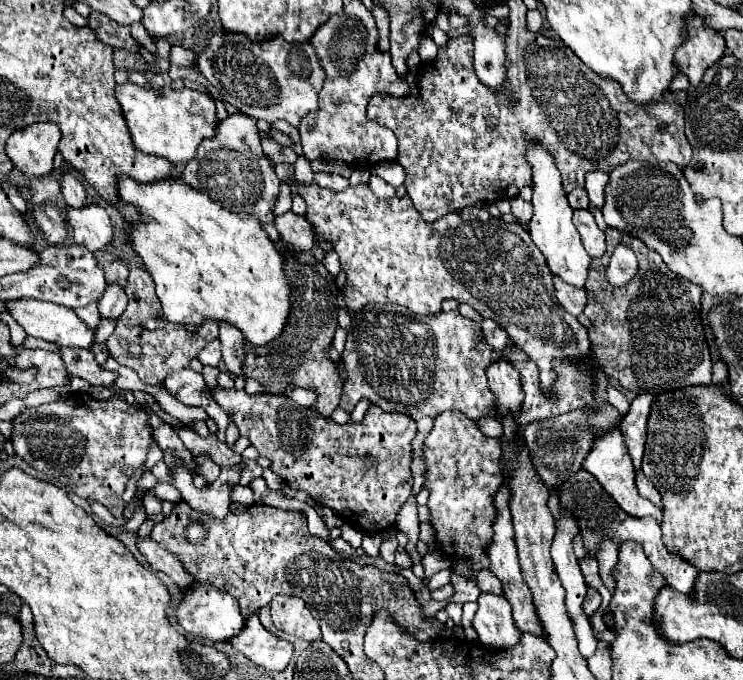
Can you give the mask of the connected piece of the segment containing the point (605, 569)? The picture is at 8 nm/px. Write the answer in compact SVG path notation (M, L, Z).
M604 539L602 543L598 543L596 559L598 559L598 565L600 565L600 573L604 573L602 581L604 581L604 585L608 585L608 589L612 591L610 569L616 565L616 559L618 559L618 545L616 545L614 541L610 541L610 539Z

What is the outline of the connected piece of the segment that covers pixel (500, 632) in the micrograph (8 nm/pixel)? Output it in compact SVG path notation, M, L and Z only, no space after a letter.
M482 593L478 597L478 611L472 619L472 627L478 633L482 645L496 649L514 647L522 635L512 623L510 603L506 603L504 595L492 593Z

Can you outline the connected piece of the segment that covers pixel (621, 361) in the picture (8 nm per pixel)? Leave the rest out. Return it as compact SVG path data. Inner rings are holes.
M606 229L608 251L620 243L626 243L626 239L638 257L638 273L628 285L612 287L606 281L604 273L610 253L600 259L592 259L588 267L588 303L584 315L592 321L588 337L602 371L612 379L618 379L622 389L636 395L658 395L664 391L678 391L694 385L710 387L712 359L700 321L702 289L668 271L660 255L650 251L640 239L630 237L620 229Z

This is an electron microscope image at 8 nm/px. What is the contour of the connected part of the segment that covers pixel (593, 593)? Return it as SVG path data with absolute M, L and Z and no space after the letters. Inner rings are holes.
M588 587L588 593L584 597L584 603L582 603L582 611L584 615L590 619L600 607L600 593L594 589L594 587Z

